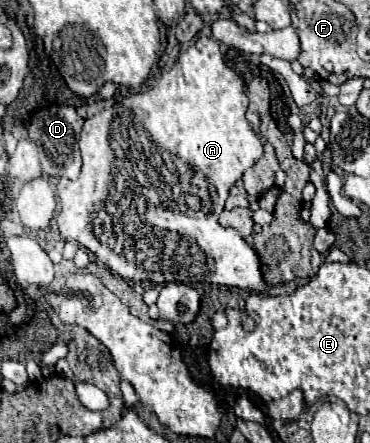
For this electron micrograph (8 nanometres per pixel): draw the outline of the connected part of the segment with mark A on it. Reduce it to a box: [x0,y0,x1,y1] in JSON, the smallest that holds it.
[57,36,269,294]

